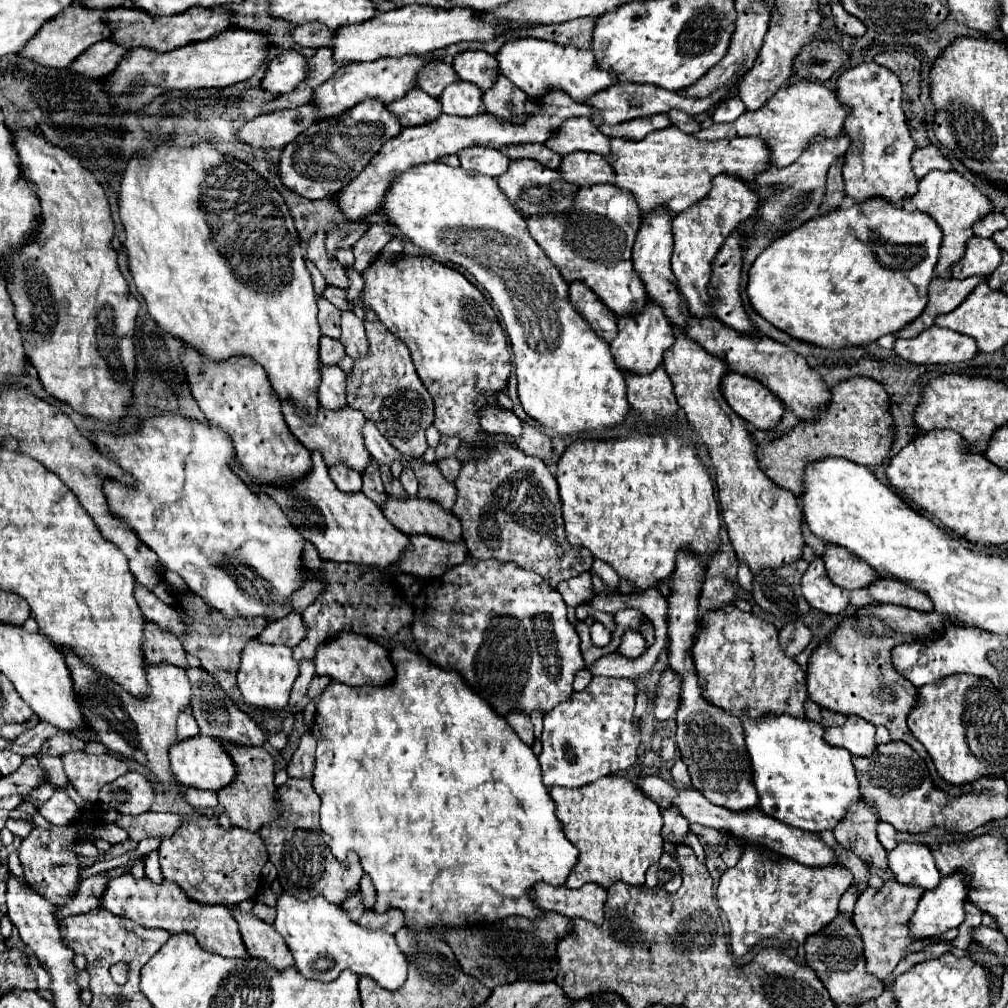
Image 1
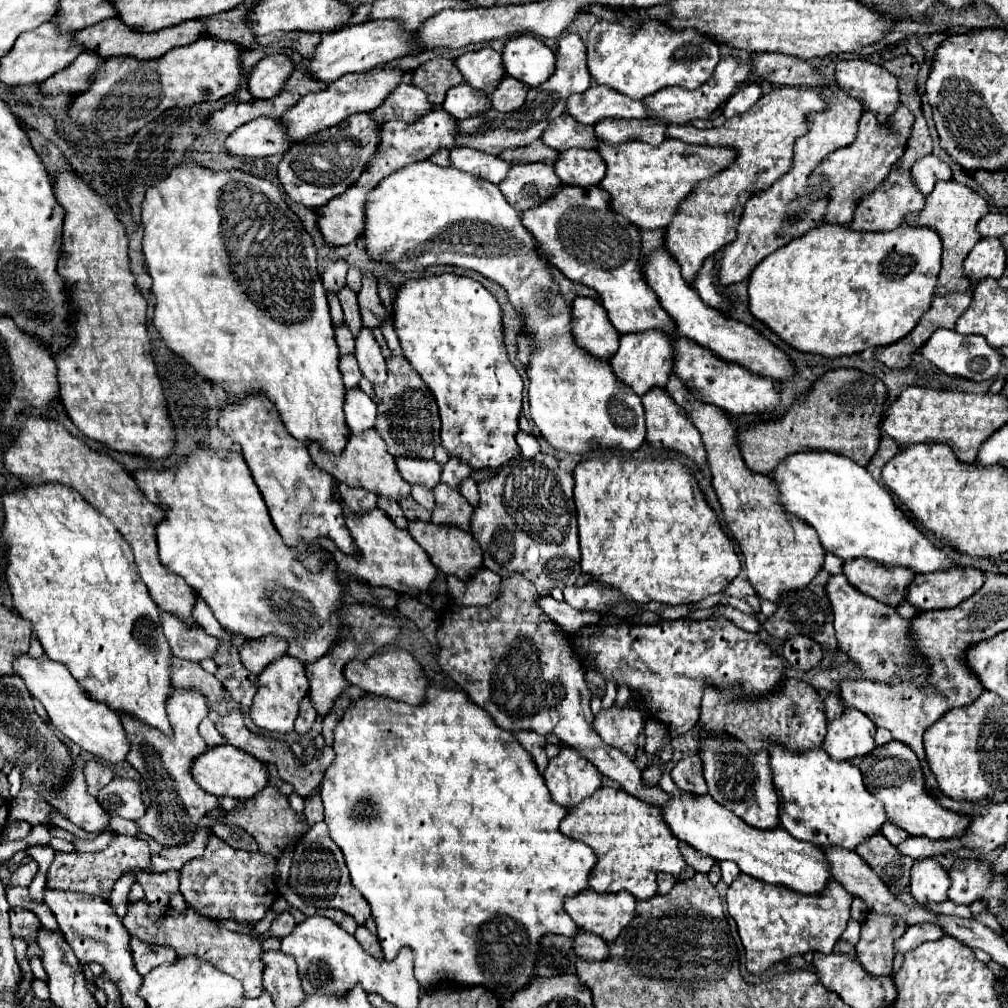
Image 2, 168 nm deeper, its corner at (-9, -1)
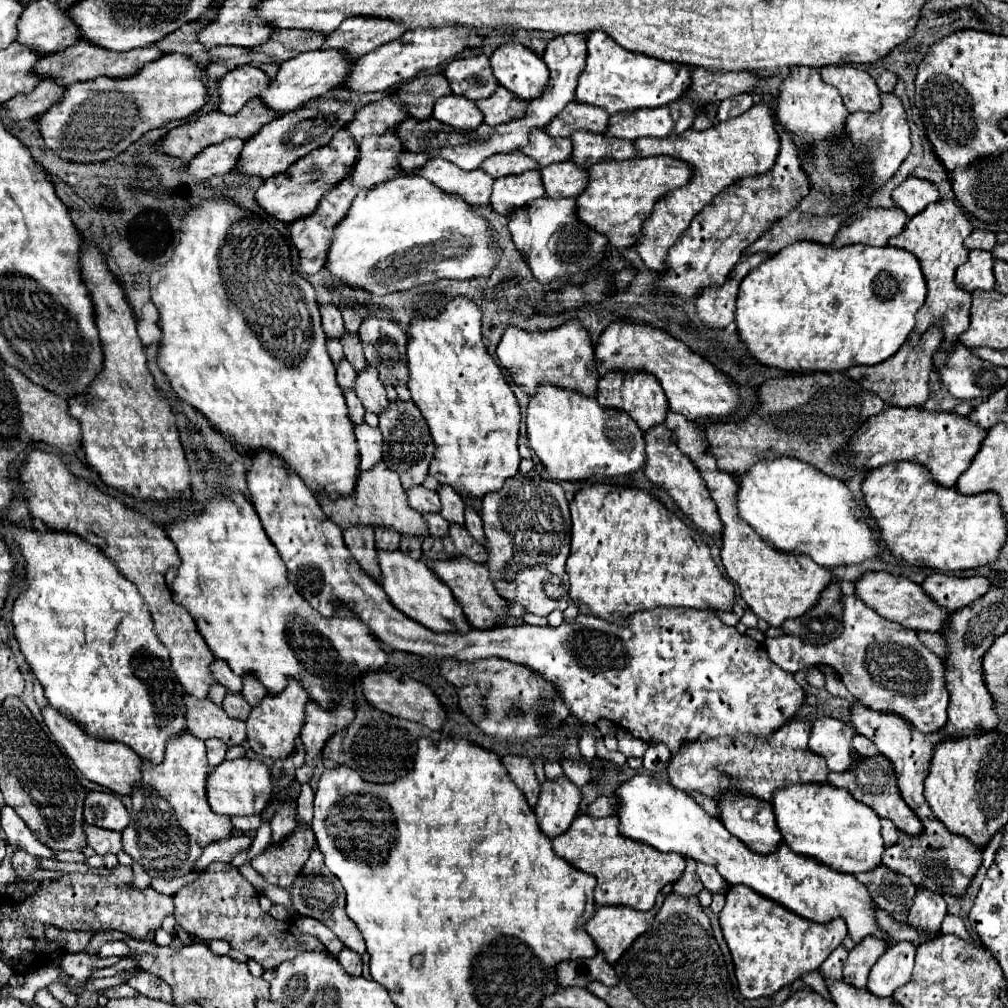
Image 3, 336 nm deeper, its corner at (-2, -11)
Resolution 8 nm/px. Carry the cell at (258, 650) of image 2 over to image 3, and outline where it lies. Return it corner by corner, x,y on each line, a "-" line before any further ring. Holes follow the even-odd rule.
245,674
245,676
243,676
243,692
241,692
241,694
245,696
245,700
247,700
249,704
257,704
257,700
261,700
261,698
267,694
267,690
265,690
265,686
259,682
257,676

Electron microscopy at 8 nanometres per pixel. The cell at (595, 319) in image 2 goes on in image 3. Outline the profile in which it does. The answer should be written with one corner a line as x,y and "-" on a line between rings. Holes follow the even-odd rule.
571,318
559,328
547,332
527,332
517,326
507,326
497,346
497,358
509,370
513,382
519,384
527,394
533,394
537,386
543,382
577,390
585,396
597,394
599,374
597,374
595,346
589,338
587,328
577,318

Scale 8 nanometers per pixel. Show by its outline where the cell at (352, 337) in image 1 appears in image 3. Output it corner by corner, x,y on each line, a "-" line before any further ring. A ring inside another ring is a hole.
365,366
361,372
357,372
355,380
355,394
365,406
365,410
379,414
387,406
387,394
379,380
379,372
373,366

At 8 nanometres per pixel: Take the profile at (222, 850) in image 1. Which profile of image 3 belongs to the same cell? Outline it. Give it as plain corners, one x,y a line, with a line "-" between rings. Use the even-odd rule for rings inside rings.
225,862
209,864
195,882
183,886
175,894
175,920
197,940
227,940
233,948
243,950
249,958
255,958
263,968
277,968
281,962
291,960
299,952
325,948
315,936
293,936
289,926
281,926
279,920
265,914
259,906
259,892
237,868

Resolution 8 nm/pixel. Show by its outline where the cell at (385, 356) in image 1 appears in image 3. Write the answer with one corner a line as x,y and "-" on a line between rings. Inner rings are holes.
401,398
389,402
389,406
379,414
379,430
383,434
383,460
389,464
389,470
399,474
403,488
407,490
411,486
423,484
429,472
429,462
435,454
435,442
431,440
431,432
417,404
411,400
405,402

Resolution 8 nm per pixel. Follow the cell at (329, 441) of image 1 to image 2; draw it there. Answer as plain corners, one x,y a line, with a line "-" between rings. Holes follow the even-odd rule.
366,430
366,432
360,434
360,436
350,434
348,444
346,444
346,450
344,450
340,456
326,454
326,452
322,452
316,444
310,444
310,446
308,446
308,452
310,452
312,462
314,462
322,472
330,474
336,482
348,484
348,486
352,486
352,488
364,488
364,490
374,492
376,496
394,498
396,502
398,502
402,496
410,496
410,484
404,482
404,478
400,476
400,472
398,472
398,468
396,468
396,460
388,454
386,444
384,444
384,440
380,438
380,434
378,434
376,430

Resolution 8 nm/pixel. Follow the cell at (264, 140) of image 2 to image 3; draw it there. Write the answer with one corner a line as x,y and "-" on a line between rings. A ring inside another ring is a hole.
229,138
217,146
205,148
205,152
199,152
197,158
191,160
193,174
205,180
211,176
221,176
231,172
239,162
243,144
245,142
241,138

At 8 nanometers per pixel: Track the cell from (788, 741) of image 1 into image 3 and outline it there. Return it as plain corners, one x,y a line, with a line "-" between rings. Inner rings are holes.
787,784
773,792
773,812
783,842
797,854
815,858
845,874
873,870
883,856
881,820
867,806
857,802
847,788
825,784

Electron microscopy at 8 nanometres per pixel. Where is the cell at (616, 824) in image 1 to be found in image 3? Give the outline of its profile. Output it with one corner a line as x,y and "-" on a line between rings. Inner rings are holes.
579,814
573,824
569,826
567,832
555,836
553,840
553,850
557,856
565,858
569,864
573,864
575,868
587,872
587,874
593,874
597,878
597,886
595,886
595,902
599,906
629,906
633,910
641,910
641,912
647,912
653,908
655,904
655,896
657,892
665,886
665,884
671,884
675,882
683,868
685,868
685,862
683,862
683,856
673,856
673,854
663,854
663,852
657,852
657,848
649,848
649,844
641,844
637,840
629,840
625,836
621,836
619,832
619,824
617,824
617,816
607,816
607,818
593,818
589,814

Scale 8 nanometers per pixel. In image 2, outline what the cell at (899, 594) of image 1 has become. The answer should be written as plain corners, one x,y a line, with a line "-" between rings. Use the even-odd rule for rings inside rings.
954,566
936,574
916,574
908,588
908,602
920,610
952,608
970,598
984,584
984,572
972,566

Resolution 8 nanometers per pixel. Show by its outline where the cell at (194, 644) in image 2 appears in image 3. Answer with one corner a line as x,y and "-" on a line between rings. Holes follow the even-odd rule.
215,658
215,660
211,662
211,666
209,666
209,672
211,672
213,678
215,678
217,682
221,682
227,690
231,690
231,692
241,692
241,678
229,668
229,664
227,664
225,660

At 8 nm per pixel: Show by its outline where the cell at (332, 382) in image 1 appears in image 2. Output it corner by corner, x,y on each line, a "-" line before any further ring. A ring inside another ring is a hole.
352,388
346,392
344,412
352,434
362,434
376,424
376,404
360,388

